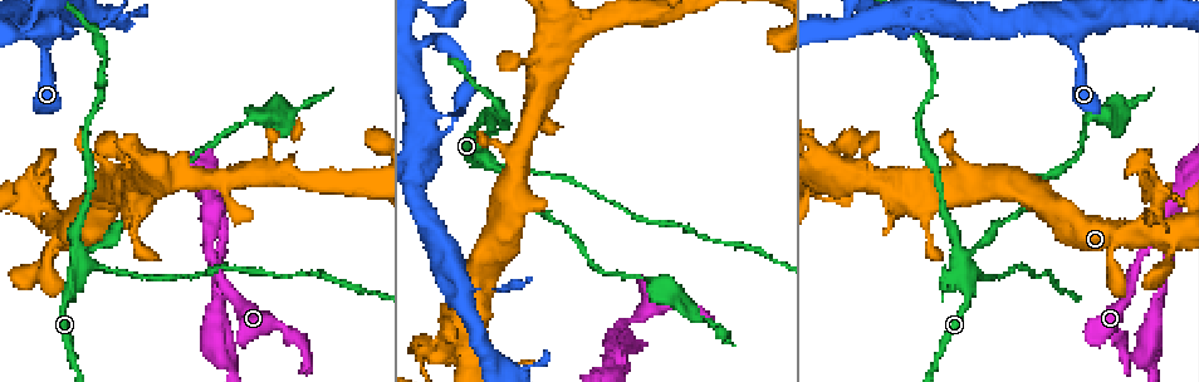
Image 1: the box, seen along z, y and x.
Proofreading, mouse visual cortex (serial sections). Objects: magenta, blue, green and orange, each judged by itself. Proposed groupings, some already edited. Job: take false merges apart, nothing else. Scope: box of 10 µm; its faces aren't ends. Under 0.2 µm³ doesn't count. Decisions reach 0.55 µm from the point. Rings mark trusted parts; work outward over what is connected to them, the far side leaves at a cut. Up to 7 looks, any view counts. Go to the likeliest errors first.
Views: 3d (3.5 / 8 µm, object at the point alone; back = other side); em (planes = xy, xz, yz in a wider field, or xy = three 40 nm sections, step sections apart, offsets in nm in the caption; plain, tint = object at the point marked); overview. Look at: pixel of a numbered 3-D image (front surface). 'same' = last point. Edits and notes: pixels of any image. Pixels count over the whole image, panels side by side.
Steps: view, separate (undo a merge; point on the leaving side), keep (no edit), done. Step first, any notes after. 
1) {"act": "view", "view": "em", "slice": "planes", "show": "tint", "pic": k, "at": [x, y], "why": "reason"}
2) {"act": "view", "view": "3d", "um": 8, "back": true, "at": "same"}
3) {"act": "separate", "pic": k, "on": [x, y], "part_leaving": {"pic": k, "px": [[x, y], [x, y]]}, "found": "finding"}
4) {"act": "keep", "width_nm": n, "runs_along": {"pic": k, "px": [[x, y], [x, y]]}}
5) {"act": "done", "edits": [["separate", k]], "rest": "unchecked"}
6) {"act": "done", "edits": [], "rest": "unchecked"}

{"act": "view", "view": "3d", "um": 3.5, "pic": 1, "at": [484, 154], "why": "a narrow waist"}

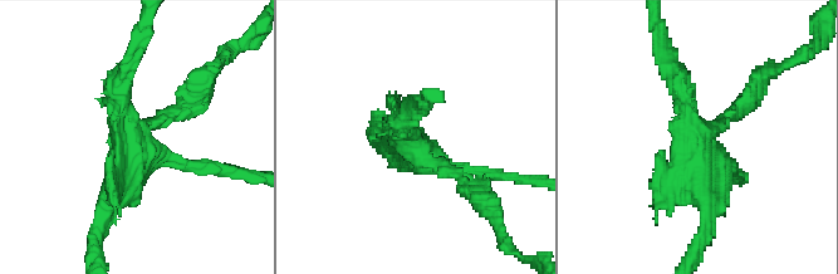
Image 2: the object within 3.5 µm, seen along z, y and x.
{"act": "view", "view": "em", "slice": "xy", "step": 2, "show": "tint", "pic": 2, "at": [415, 145], "why": "need the tissue"}

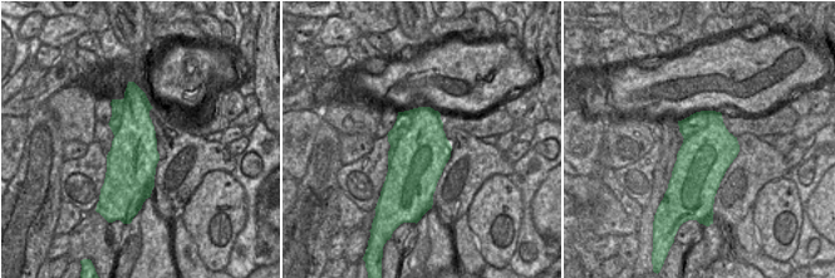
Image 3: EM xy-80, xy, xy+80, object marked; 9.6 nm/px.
{"act": "separate", "pic": 2, "on": [740, 99], "part_leaving": {"pic": 2, "px": [[724, 121], [785, 67]]}, "found": "a second cell is stuck on"}

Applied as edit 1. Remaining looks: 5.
{"act": "view", "view": "overview"}

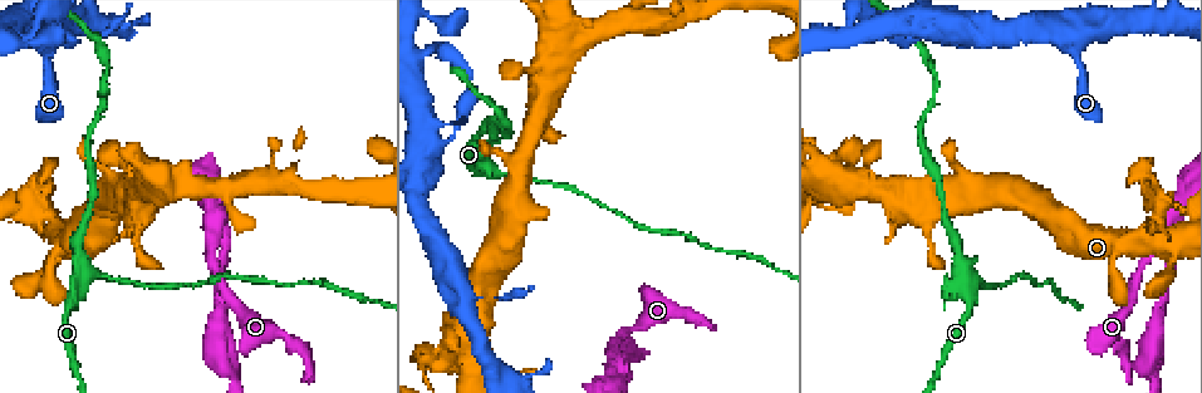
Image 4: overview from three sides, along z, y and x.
{"act": "view", "view": "3d", "um": 3.5, "pic": 4, "at": [216, 230], "why": "a fork"}

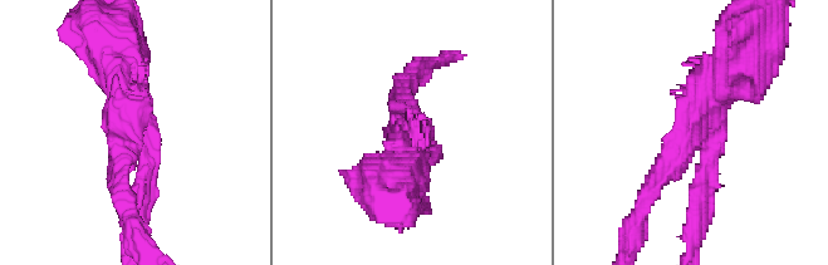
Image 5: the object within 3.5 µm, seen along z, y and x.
{"act": "view", "view": "em", "slice": "xy", "step": 2, "show": "tint", "pic": 5, "at": [692, 131], "why": "now the EM"}

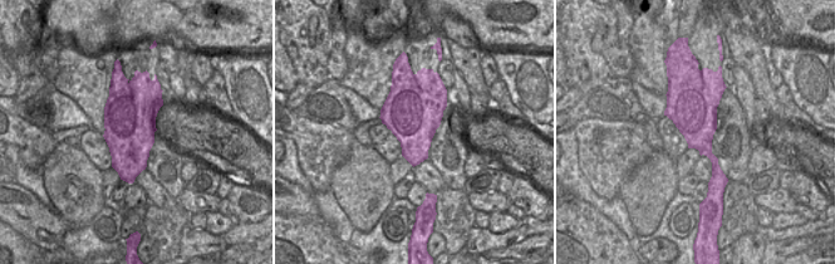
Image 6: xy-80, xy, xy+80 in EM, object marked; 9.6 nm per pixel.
{"act": "keep", "width_nm": 550, "runs_along": {"pic": 5, "px": [[405, 81], [401, 109], [420, 138]]}, "found": "one cell here"}

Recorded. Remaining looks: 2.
{"act": "view", "view": "3d", "um": 3.5, "pic": 4, "at": [541, 59], "why": "sudden change in width"}

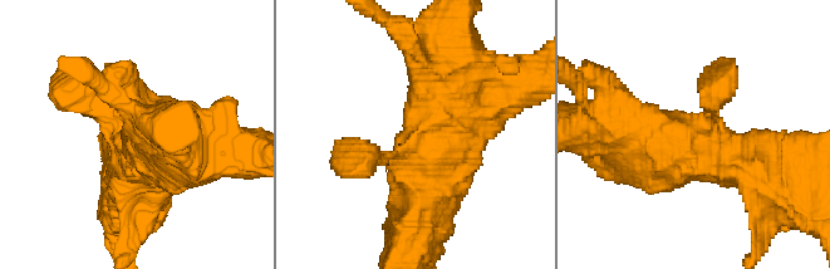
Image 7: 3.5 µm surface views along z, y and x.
{"act": "view", "view": "em", "slice": "xy", "step": 3, "show": "tint", "pic": 7, "at": [703, 130], "why": "need the tissue"}

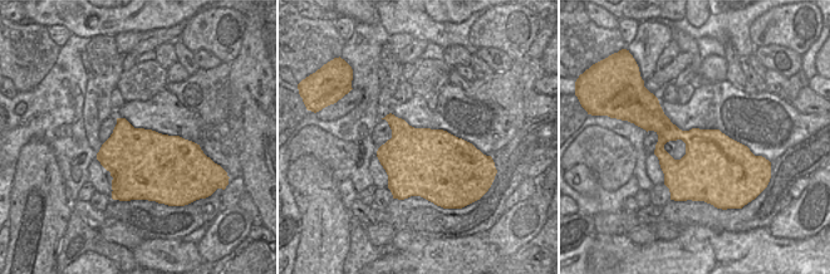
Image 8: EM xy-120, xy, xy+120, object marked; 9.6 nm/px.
{"act": "keep", "runs_along": {"pic": 7, "px": [[431, 167], [450, 106], [535, 77]]}, "found": "one cell here"}

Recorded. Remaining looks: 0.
{"act": "done", "edits": [["separate", 2]], "rest": "unchecked"}

